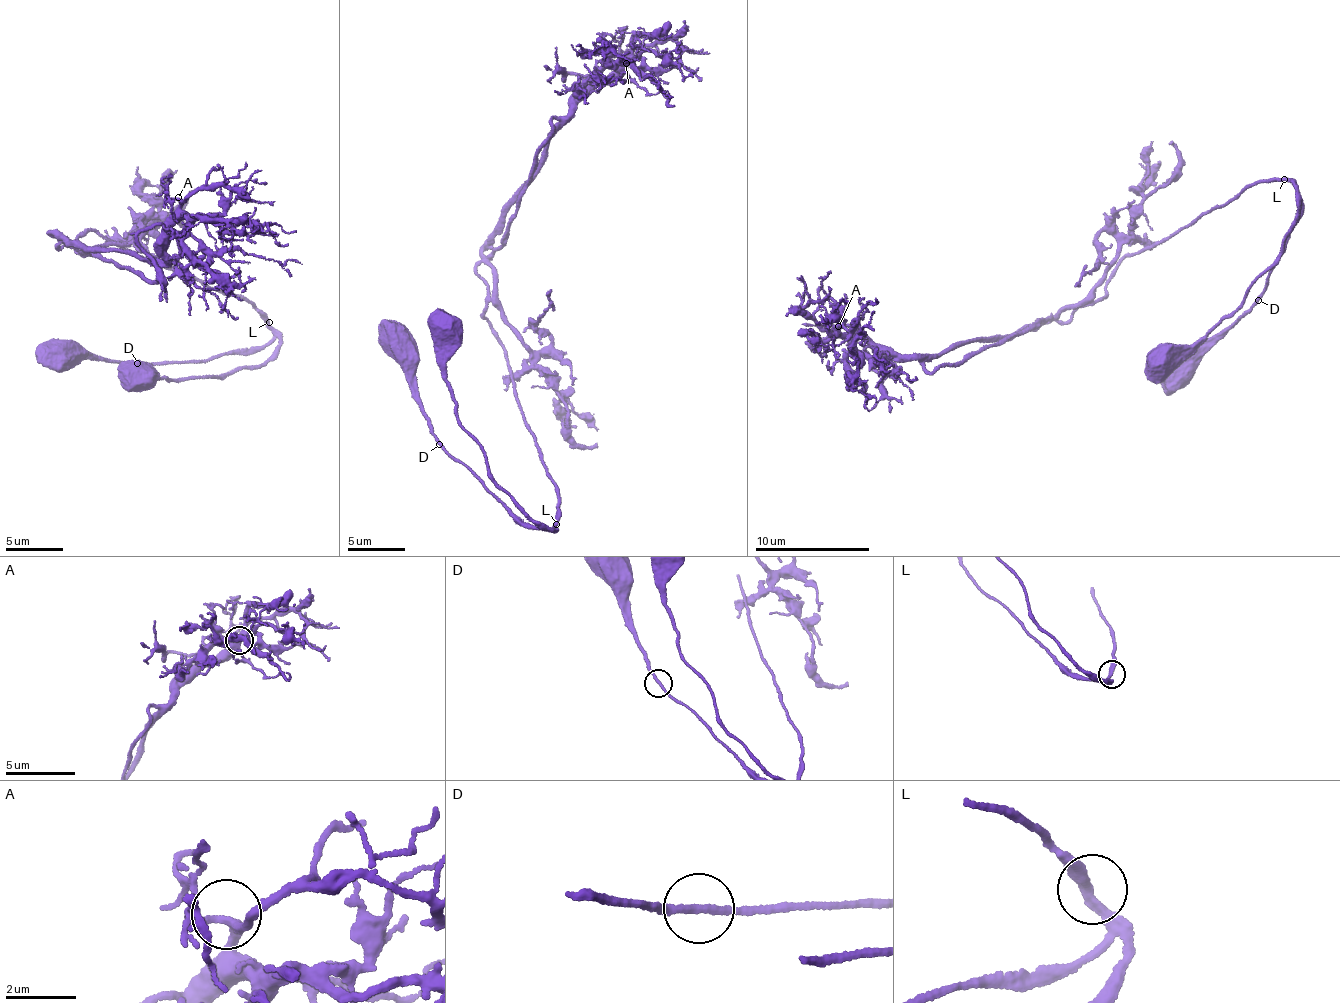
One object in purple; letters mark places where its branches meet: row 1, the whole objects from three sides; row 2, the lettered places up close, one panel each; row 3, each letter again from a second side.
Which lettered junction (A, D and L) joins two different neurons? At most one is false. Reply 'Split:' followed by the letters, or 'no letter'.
Split: L

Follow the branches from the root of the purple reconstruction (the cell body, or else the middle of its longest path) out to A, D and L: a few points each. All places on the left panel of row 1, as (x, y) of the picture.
A: (142, 372), (220, 380), (278, 344), (239, 295), (131, 235), (91, 252), (52, 236), (168, 259), (178, 197)
D: (142, 372), (148, 381), (220, 380), (272, 357), (278, 342), (202, 362), (138, 362)
L: (142, 372), (148, 381), (173, 382), (207, 376), (220, 380), (248, 369), (272, 357), (278, 344), (268, 322)

